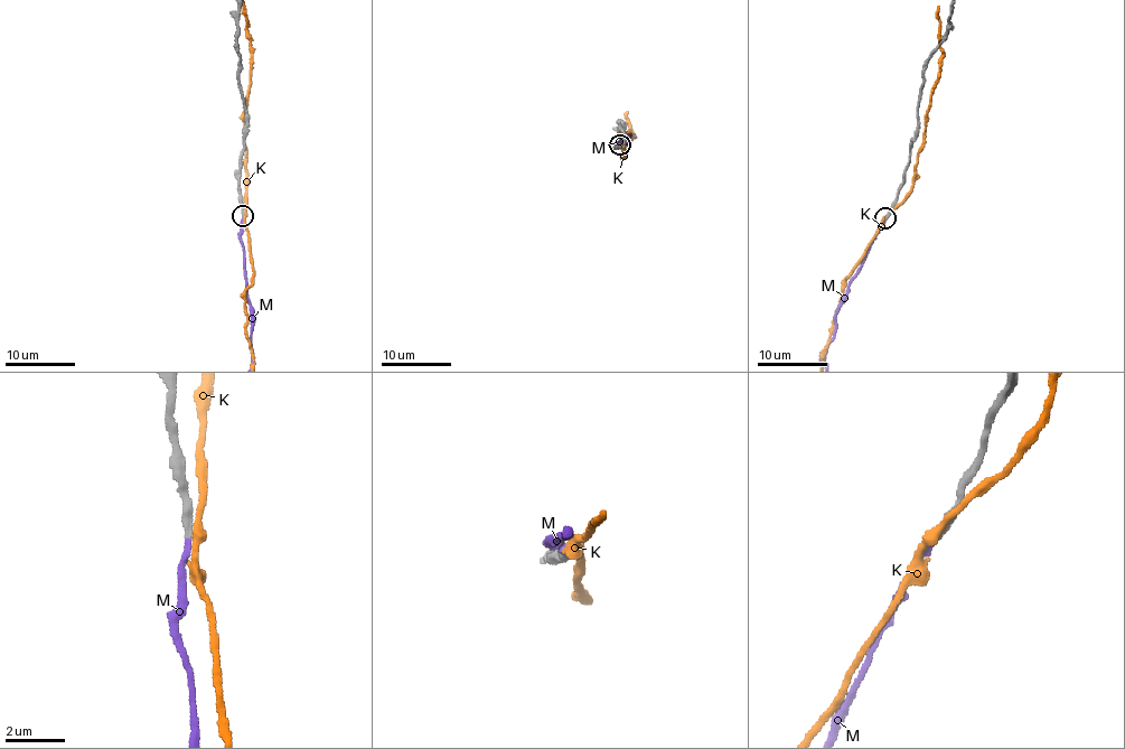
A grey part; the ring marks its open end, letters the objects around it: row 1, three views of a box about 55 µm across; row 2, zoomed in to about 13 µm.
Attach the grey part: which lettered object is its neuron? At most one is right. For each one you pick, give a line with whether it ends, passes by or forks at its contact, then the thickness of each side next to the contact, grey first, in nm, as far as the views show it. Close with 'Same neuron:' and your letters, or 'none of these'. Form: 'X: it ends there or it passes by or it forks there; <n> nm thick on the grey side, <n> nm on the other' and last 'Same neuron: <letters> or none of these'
M: it ends there; 280 nm thick on the grey side, 220 nm on the other
Same neuron: M

